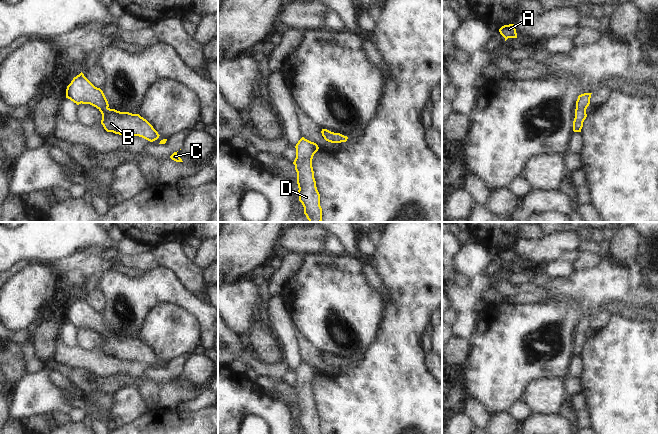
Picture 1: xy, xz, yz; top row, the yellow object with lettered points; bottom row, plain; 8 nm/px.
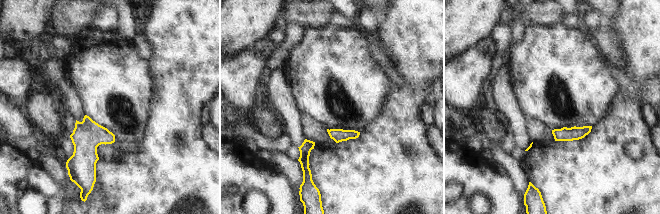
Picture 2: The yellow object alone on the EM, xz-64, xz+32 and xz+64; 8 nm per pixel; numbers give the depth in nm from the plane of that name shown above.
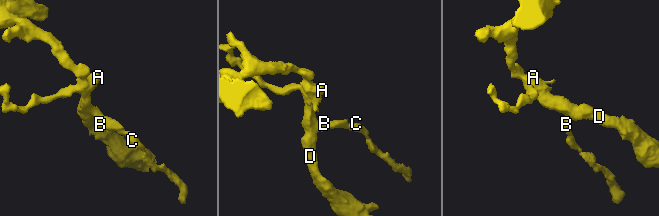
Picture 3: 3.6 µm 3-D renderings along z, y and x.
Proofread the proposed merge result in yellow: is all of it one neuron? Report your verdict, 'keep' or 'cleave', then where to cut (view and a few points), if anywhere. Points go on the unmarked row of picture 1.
keep; no cut

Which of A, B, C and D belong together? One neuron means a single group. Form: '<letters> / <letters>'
A B C D

